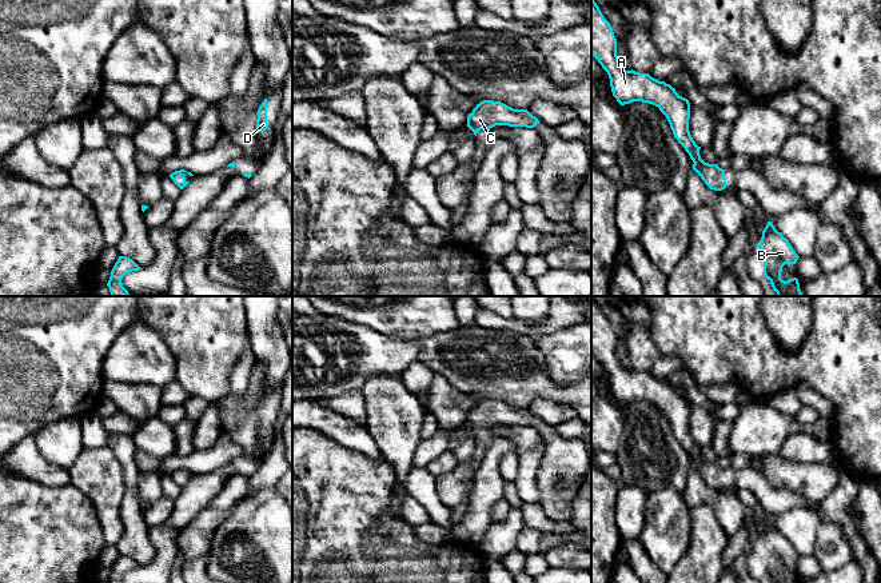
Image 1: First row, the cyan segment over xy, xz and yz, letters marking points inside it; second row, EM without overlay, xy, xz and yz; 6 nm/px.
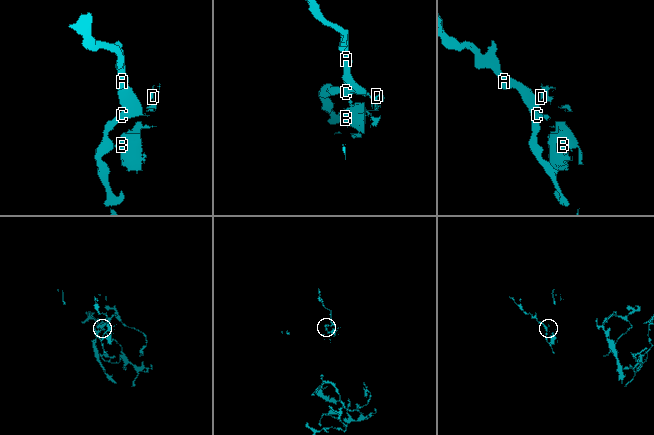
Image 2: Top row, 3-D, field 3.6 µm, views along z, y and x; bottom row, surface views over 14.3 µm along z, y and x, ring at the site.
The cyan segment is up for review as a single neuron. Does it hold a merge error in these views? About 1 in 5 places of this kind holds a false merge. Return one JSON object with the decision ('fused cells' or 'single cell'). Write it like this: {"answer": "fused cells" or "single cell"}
{"answer": "single cell"}

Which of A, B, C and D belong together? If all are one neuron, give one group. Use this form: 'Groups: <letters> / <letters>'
Groups: A B C D

